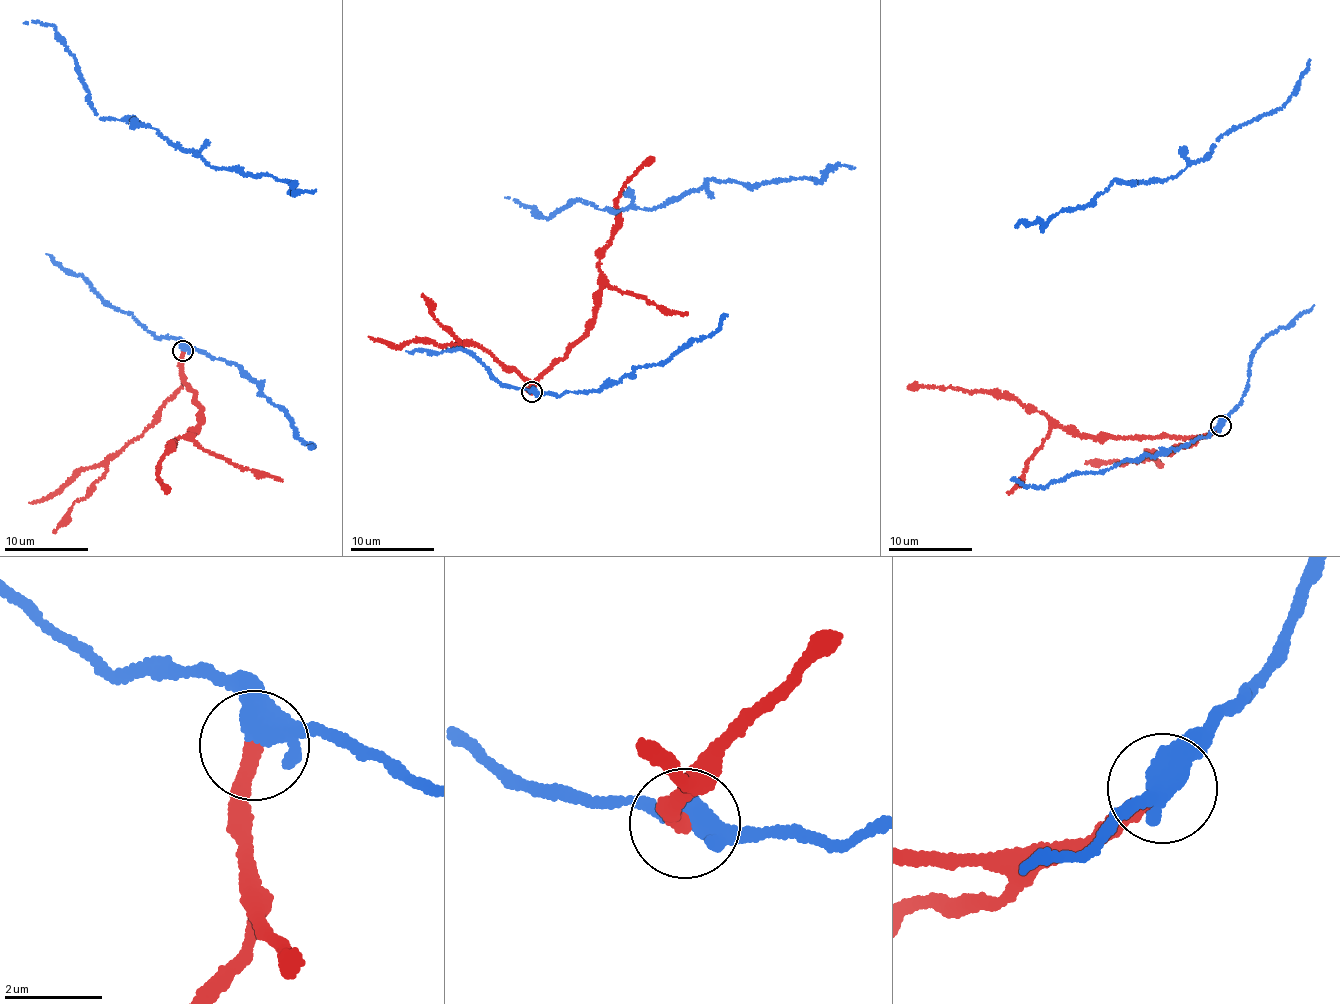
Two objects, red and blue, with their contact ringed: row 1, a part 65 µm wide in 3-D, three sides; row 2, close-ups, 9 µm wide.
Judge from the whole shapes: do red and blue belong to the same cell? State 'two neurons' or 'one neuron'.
two neurons

